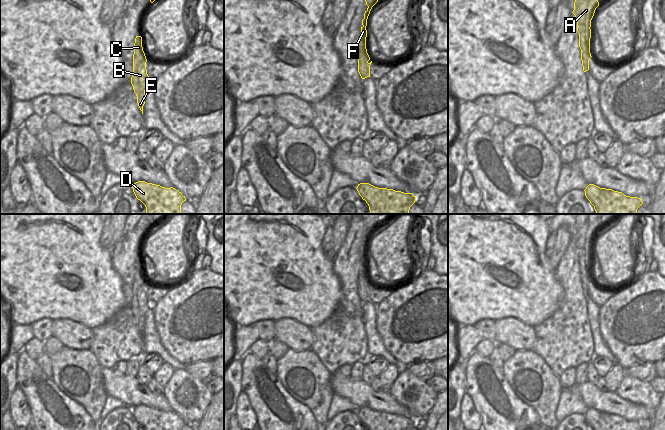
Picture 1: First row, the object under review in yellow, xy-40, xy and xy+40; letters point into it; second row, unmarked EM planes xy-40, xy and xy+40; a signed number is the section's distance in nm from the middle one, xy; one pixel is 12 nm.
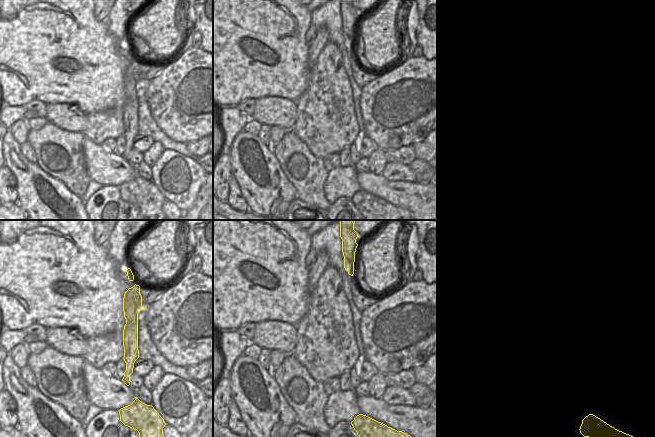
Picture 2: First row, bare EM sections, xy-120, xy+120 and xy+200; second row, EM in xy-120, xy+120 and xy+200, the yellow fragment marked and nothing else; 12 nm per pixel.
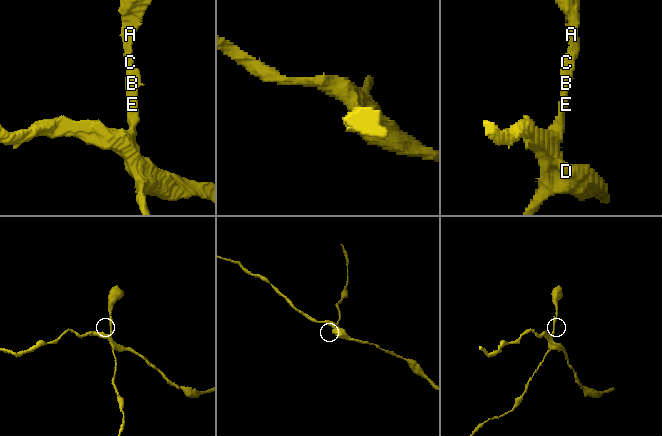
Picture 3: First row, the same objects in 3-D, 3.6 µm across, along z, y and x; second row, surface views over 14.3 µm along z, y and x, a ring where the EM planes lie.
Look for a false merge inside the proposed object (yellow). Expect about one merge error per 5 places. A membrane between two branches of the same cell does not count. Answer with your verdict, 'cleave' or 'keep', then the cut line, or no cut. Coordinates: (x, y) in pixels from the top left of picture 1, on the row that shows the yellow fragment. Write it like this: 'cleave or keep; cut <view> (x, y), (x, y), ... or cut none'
keep; cut none

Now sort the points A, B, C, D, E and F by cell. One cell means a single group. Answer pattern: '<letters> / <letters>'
A B C D E F

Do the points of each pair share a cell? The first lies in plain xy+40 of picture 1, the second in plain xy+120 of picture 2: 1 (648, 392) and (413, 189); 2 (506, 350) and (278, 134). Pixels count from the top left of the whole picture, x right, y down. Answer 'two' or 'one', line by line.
1: two
2: one

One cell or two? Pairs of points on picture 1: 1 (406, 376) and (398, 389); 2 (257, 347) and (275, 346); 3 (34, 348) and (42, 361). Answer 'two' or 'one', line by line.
1: one
2: one
3: two

